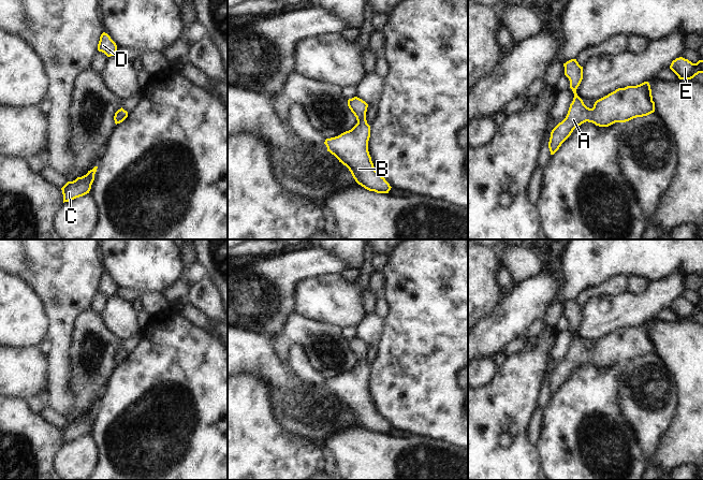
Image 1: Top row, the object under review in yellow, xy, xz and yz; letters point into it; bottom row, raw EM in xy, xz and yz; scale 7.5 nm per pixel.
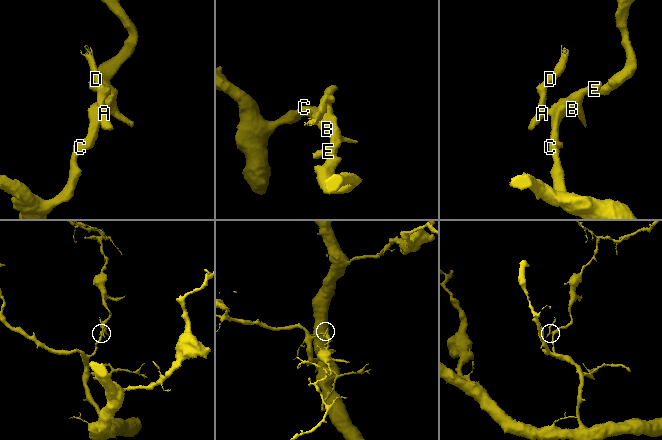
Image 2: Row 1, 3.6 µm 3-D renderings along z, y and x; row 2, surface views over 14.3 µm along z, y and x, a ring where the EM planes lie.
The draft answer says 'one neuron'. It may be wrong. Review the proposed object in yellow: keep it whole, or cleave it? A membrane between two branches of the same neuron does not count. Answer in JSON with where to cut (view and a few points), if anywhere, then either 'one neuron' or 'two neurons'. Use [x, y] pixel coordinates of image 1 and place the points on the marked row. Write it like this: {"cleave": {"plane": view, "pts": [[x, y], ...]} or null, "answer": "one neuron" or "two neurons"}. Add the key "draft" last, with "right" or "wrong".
{"cleave": null, "answer": "one neuron", "draft": "right"}

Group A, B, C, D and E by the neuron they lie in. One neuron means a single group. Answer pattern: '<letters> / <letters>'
A B C D E

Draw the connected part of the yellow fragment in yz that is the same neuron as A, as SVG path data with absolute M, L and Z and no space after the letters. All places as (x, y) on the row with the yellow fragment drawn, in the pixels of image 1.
M576 59L567 61L563 67L574 98L566 118L551 132L548 142L551 155L559 149L576 127L586 121L599 127L609 127L615 122L626 122L655 112L655 102L648 82L618 88L597 100L594 107L589 108L576 93L576 89L583 79L583 67L578 64Z

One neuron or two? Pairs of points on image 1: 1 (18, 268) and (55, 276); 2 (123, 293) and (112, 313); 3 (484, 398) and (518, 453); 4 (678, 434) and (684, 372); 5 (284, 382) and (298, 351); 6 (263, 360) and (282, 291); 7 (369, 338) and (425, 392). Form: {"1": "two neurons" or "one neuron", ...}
{"1": "two neurons", "2": "two neurons", "3": "one neuron", "4": "one neuron", "5": "two neurons", "6": "two neurons", "7": "two neurons"}

